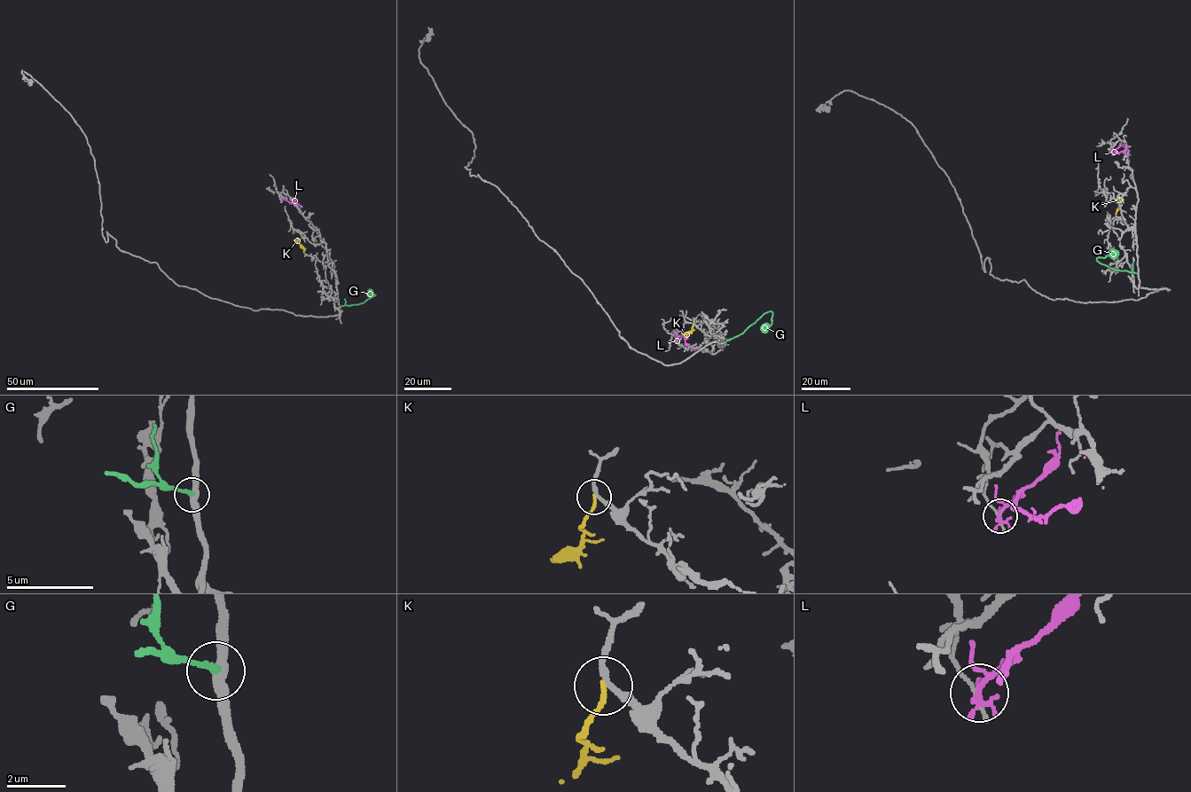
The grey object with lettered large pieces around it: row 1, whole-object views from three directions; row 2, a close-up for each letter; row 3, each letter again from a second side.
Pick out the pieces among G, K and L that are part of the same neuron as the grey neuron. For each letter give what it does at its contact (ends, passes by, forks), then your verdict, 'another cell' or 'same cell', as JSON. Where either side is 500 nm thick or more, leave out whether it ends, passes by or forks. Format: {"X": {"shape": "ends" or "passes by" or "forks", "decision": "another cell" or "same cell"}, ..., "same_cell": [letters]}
{"G": {"shape": "ends", "decision": "same cell"}, "K": {"shape": "ends", "decision": "another cell"}, "L": {"shape": "forks", "decision": "another cell"}, "same_cell": ["G"]}

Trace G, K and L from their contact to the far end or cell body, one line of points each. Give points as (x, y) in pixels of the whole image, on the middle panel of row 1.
G: (723, 342), (742, 333), (764, 314), (771, 311), (771, 323), (761, 329)
K: (693, 324), (691, 331), (685, 333), (686, 336)
L: (675, 333), (684, 336), (690, 347), (698, 349)

